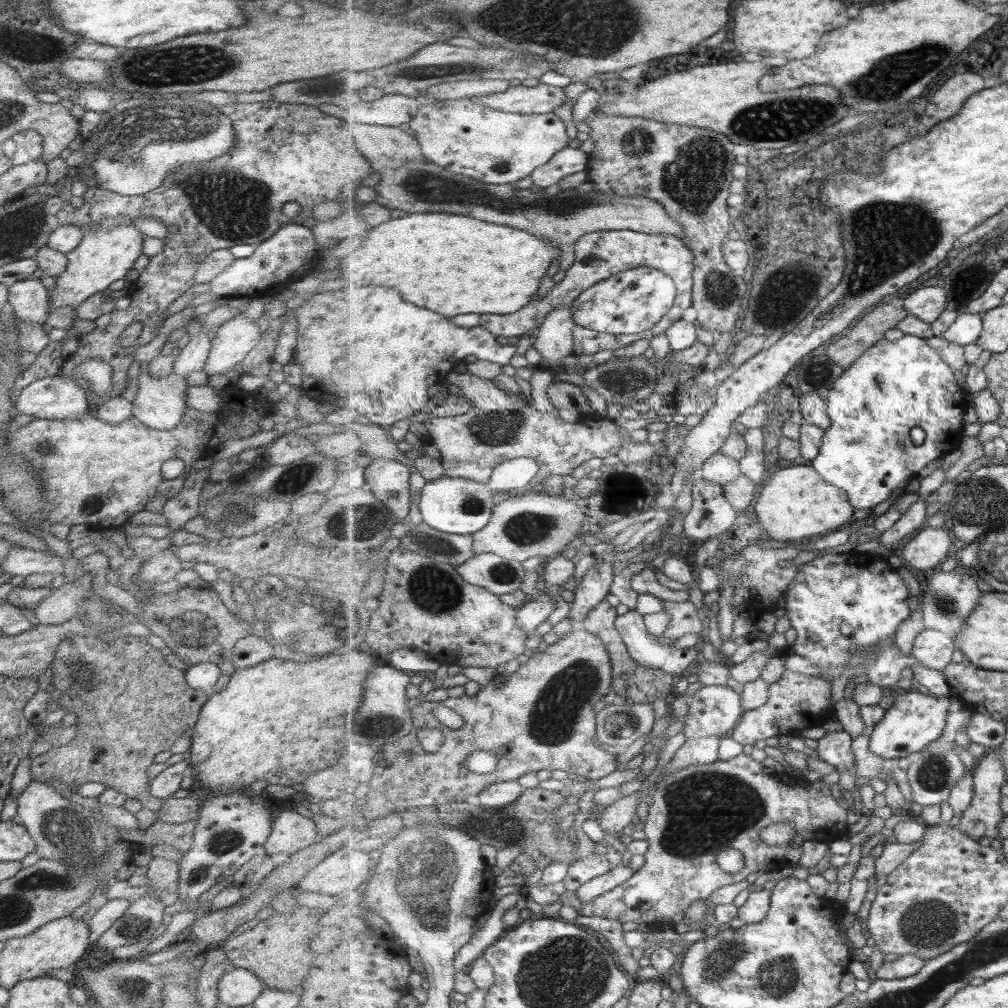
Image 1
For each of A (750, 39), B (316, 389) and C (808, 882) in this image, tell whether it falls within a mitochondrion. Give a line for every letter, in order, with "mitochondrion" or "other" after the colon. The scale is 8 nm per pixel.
A: other
B: other
C: other

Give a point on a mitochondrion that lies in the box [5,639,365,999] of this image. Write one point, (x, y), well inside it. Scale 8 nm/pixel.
(54, 830)

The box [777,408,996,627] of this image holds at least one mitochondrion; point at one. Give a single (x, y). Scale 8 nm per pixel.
(946, 606)

